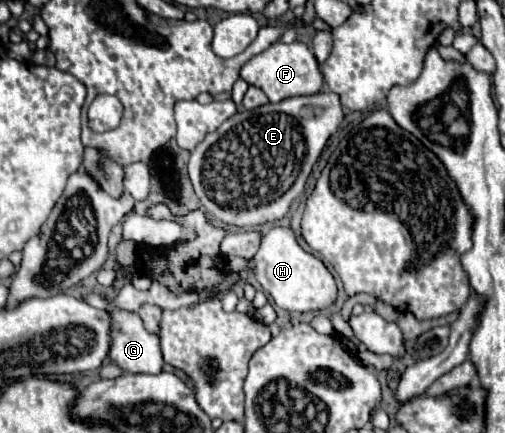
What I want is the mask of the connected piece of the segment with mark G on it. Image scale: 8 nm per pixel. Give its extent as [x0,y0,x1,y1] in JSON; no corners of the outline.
[107,308,165,374]

